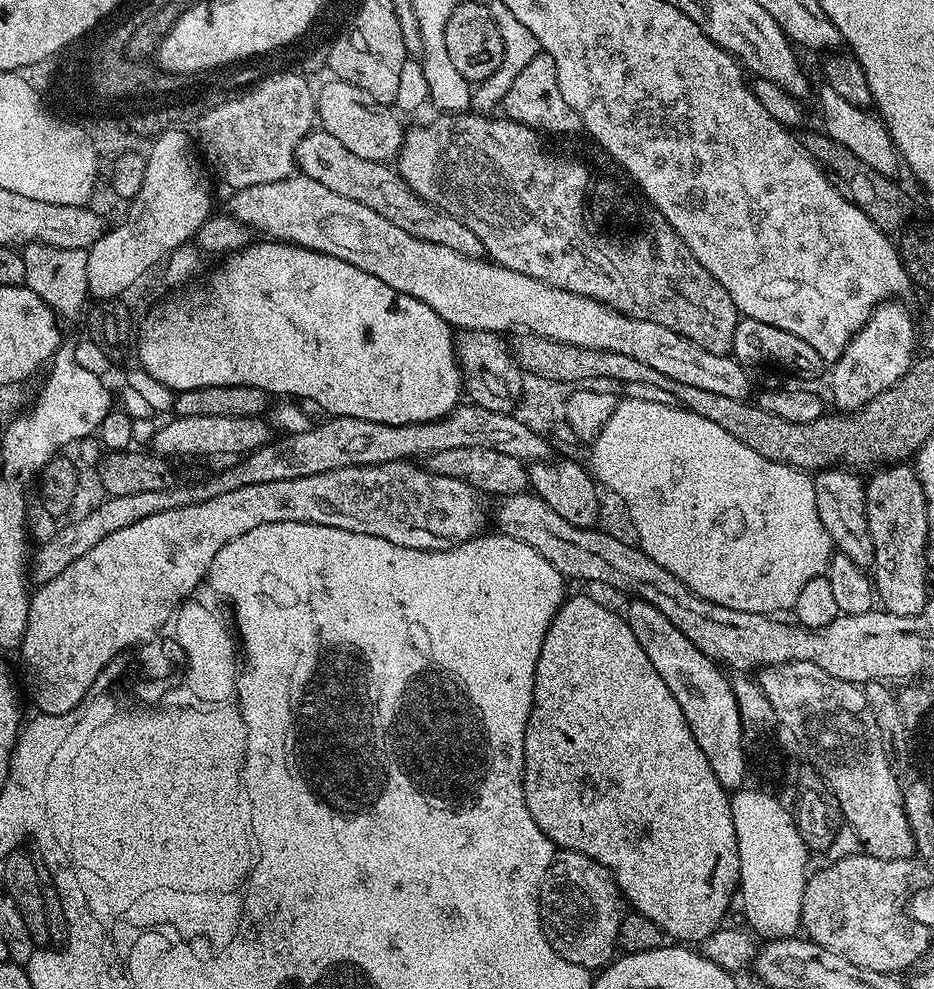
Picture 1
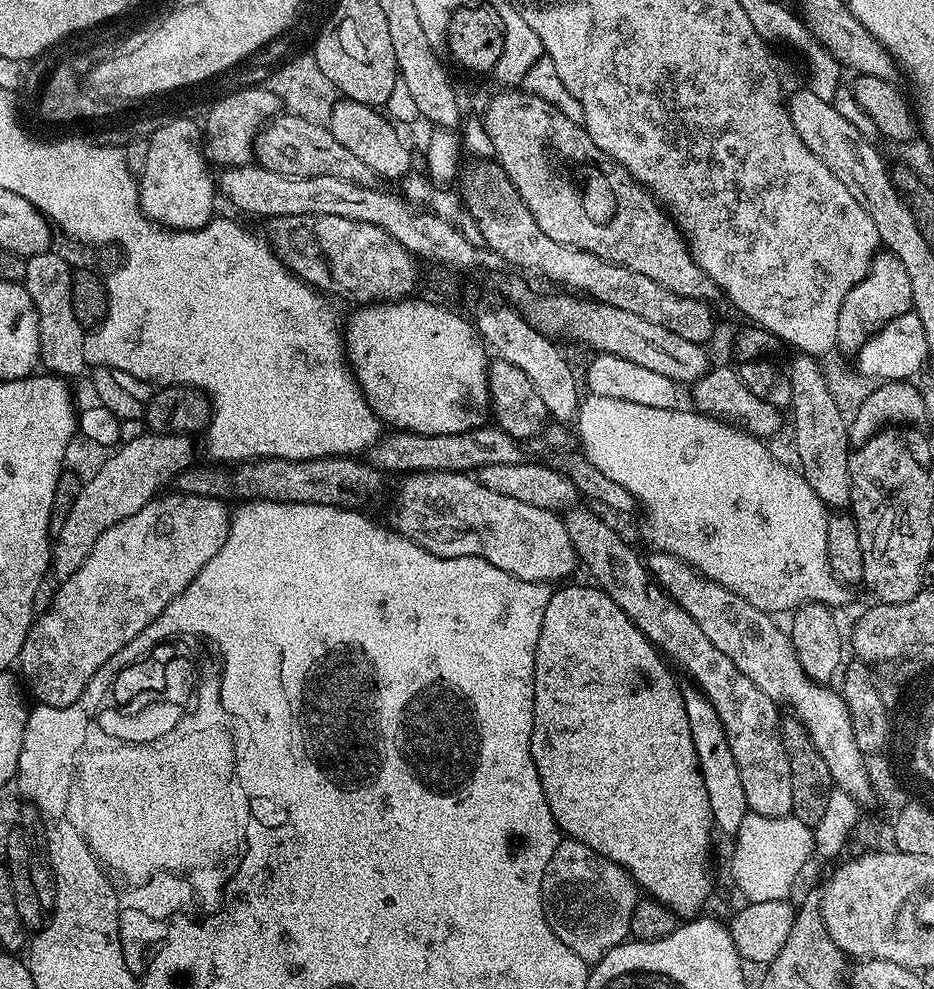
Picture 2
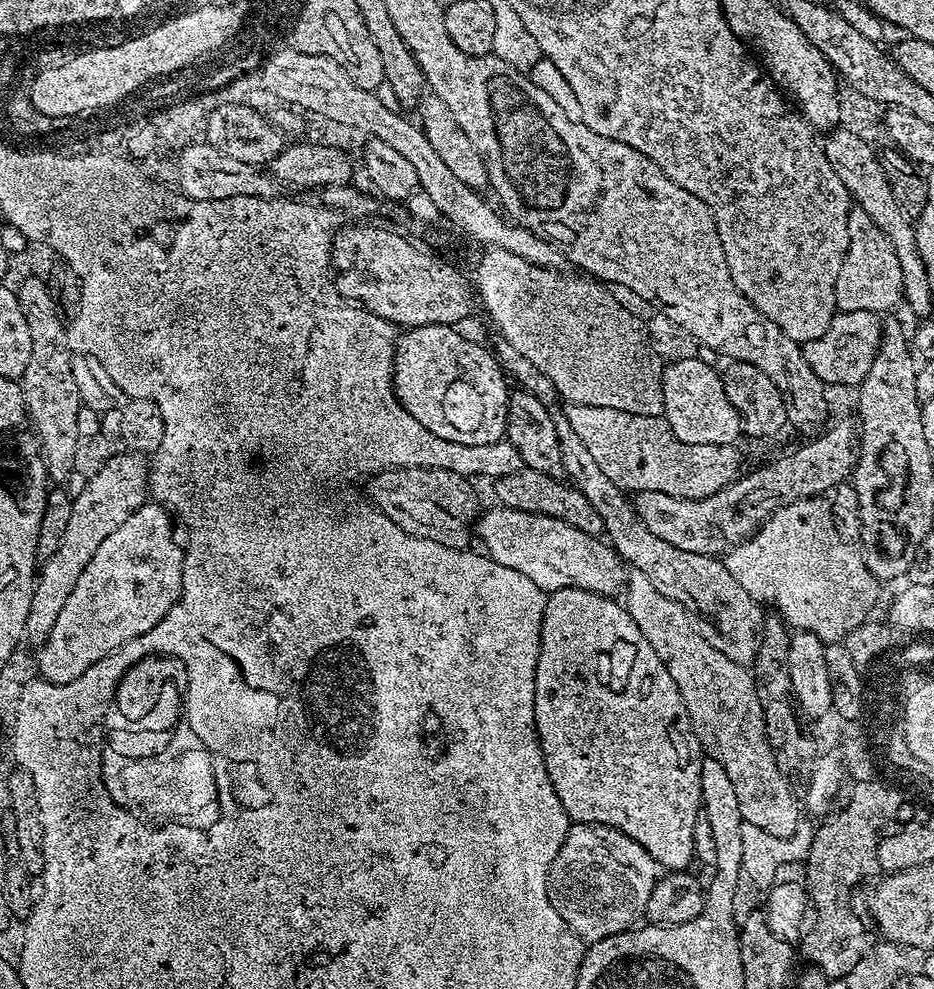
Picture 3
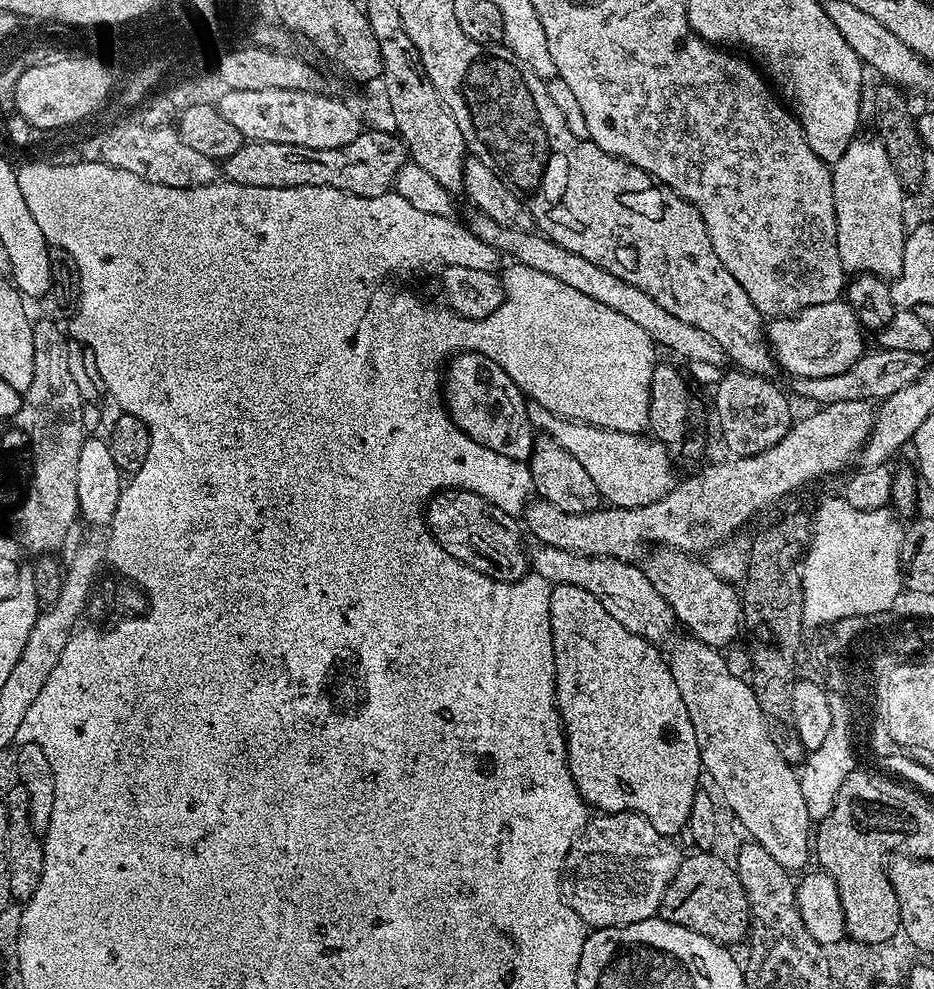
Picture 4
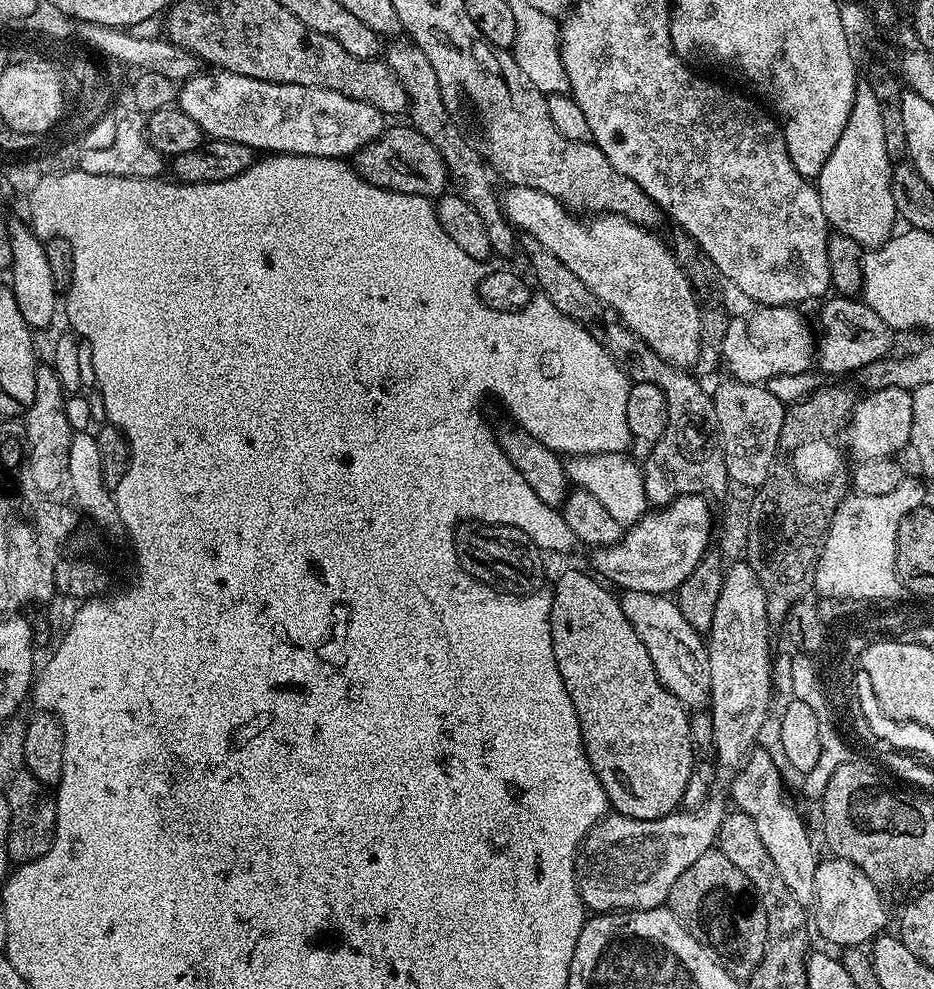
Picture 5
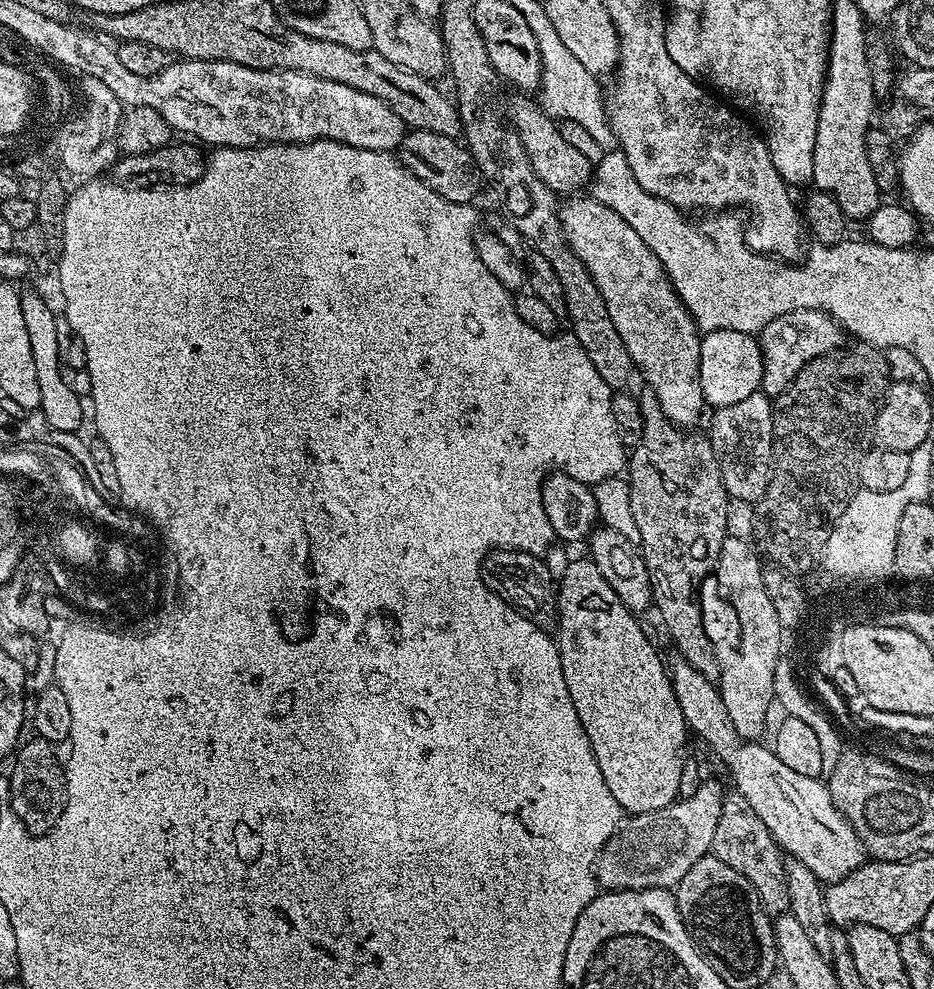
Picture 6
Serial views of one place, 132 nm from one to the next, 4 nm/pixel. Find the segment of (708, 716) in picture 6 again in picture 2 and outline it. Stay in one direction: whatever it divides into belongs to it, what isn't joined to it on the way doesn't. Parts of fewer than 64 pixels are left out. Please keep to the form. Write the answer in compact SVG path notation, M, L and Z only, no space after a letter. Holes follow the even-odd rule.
M410 472L403 480L400 501L392 508L391 527L430 554L442 558L477 556L498 566L498 570L506 570L506 574L514 578L535 584L551 585L552 580L567 581L571 577L568 575L578 568L574 542L570 540L564 521L557 513L518 502L514 498L505 498L495 490L486 490L475 475L467 472Z

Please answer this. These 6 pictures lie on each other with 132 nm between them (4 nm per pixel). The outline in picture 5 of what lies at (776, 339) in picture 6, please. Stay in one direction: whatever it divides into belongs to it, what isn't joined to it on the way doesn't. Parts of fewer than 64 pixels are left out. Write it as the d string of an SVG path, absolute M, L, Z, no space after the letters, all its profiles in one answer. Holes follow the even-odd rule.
M836 294L825 299L820 306L820 328L818 324L814 360L821 373L830 372L834 378L842 372L854 374L870 362L883 360L893 351L894 329L882 322L882 318L878 318L878 314L874 314L874 310L870 310L863 299Z

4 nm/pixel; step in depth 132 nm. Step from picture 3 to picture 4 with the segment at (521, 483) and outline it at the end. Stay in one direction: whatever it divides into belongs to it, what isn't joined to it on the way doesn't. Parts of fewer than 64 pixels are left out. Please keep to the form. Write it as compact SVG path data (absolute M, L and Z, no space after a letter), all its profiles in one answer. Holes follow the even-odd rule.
M867 400L858 402L834 402L817 407L816 412L795 421L790 431L784 435L782 442L762 450L762 454L738 456L720 460L709 468L701 470L697 476L688 481L677 483L676 487L662 498L645 504L643 508L618 508L601 506L586 514L566 514L550 502L539 498L533 499L522 513L527 531L543 546L554 546L560 550L570 550L583 556L605 556L615 560L636 562L649 551L648 544L676 548L679 552L704 554L721 542L727 541L731 532L736 532L755 512L768 508L779 496L788 496L795 488L816 480L819 476L832 476L840 472L851 460L857 459L858 453L872 433L876 421L873 405Z

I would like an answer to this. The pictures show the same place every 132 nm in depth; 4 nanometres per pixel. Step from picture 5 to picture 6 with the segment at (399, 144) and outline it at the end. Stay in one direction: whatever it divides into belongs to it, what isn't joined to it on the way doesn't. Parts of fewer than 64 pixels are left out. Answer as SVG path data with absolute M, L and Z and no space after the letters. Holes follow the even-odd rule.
M408 130L405 131L400 147L394 155L406 170L410 170L410 174L414 174L414 178L426 182L426 186L430 186L434 194L446 198L446 202L472 204L480 188L482 189L482 177L471 152L463 143L456 143L460 142L446 134Z

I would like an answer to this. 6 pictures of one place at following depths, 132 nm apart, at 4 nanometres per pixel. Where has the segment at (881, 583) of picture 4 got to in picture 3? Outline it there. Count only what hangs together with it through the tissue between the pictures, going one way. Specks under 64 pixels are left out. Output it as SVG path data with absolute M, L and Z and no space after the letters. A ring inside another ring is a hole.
M823 499L800 500L797 504L780 508L776 512L776 515L770 517L745 544L737 544L735 548L731 549L723 557L724 565L726 566L726 570L730 570L730 574L734 574L734 578L741 584L742 590L746 590L746 594L750 594L750 598L775 601L784 610L784 622L786 624L795 621L795 626L801 624L802 628L800 631L813 632L819 640L830 642L834 636L840 635L840 632L844 632L845 629L853 629L853 624L856 624L856 621L864 616L864 612L867 612L869 604L872 604L872 600L876 597L876 575L870 571L858 548L844 541L844 536L840 533L840 528L841 525L832 517L831 507Z

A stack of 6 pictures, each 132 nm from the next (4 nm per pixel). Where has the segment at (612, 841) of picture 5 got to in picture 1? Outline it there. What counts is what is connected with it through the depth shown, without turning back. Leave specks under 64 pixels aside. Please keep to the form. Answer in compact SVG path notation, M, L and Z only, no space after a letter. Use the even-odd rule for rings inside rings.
M557 851L540 887L540 923L559 956L589 970L600 970L611 964L618 952L618 926L622 926L625 911L626 901L611 870L581 852Z

